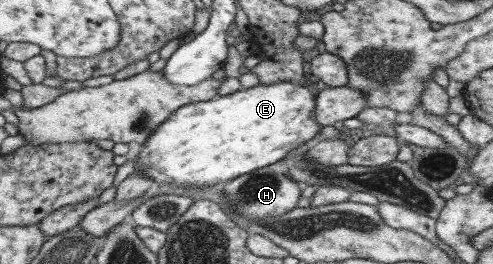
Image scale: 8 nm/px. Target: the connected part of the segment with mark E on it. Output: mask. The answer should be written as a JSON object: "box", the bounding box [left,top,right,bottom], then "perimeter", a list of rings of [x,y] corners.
{"box":[137,82,323,187],"perimeter":[[[277,82],[270,85],[260,84],[252,89],[242,89],[237,93],[211,98],[210,101],[186,105],[172,113],[172,117],[168,117],[168,121],[156,128],[146,139],[137,160],[139,172],[159,184],[208,187],[272,165],[320,134],[323,126],[314,120],[316,95],[318,92],[309,86]]]}

